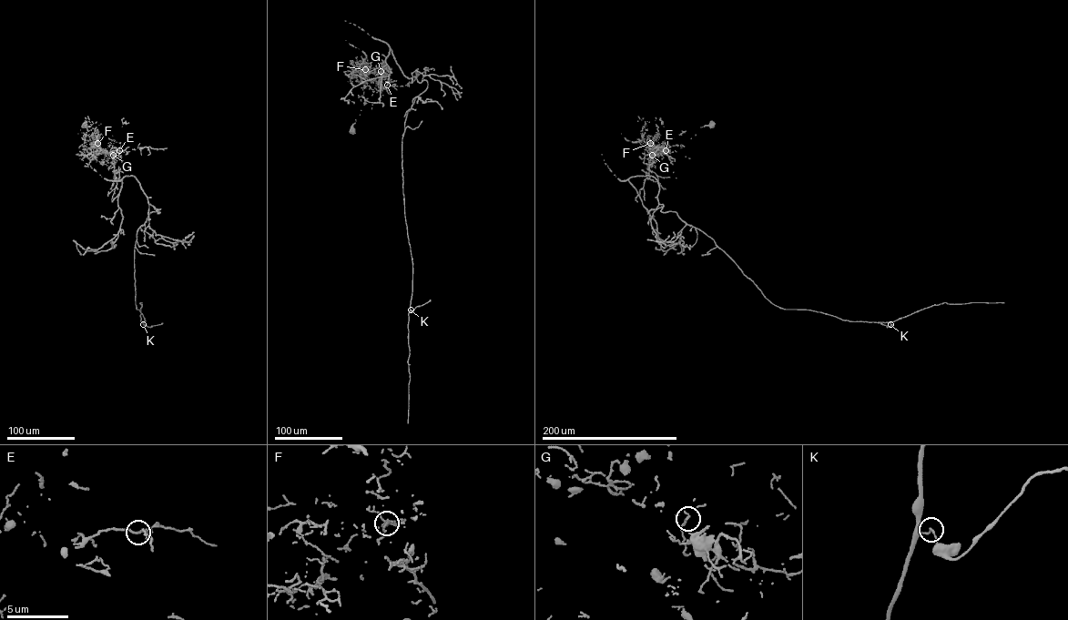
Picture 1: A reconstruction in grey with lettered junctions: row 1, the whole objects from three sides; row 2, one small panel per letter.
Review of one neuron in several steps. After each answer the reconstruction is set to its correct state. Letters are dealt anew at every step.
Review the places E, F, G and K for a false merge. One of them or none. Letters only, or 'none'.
none

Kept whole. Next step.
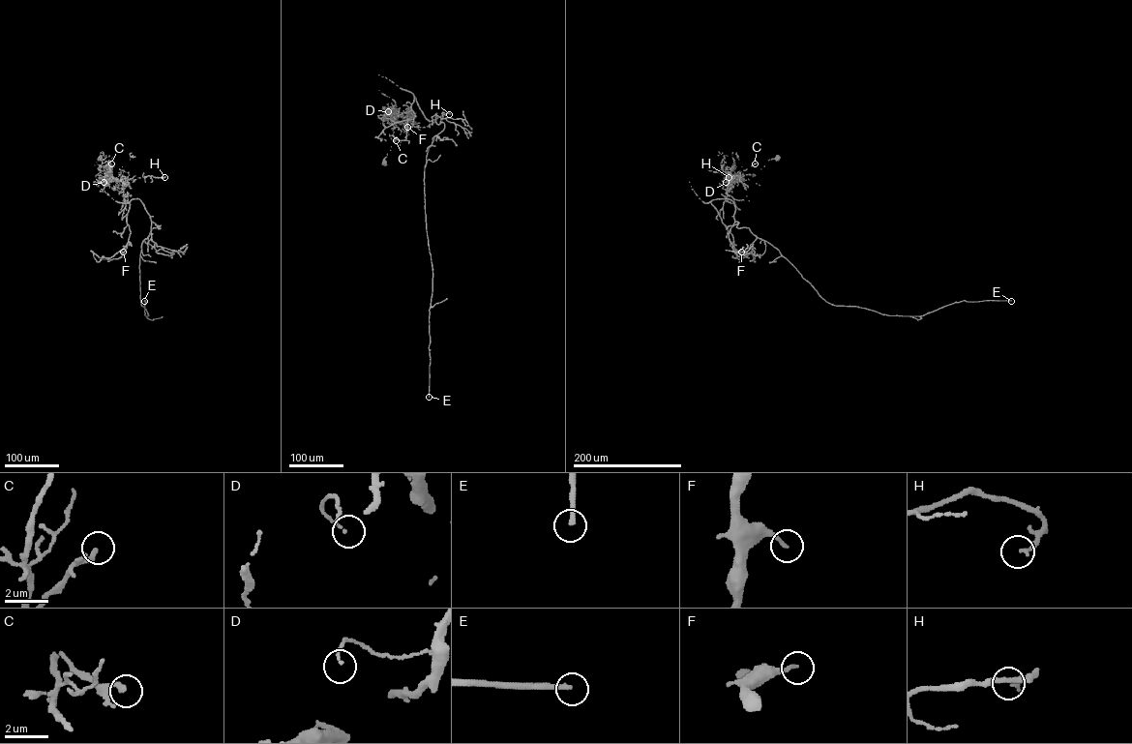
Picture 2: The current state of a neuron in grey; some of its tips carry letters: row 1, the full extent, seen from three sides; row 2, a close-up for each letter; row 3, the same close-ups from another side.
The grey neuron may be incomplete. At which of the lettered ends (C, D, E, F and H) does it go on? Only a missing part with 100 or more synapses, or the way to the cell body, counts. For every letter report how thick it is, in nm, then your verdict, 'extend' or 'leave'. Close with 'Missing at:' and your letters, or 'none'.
C: 240 nm thick; leave
D: 110 nm thick; leave
E: 220 nm thick; extend
F: 160 nm thick; leave
H: 180 nm thick; leave
Missing at: E

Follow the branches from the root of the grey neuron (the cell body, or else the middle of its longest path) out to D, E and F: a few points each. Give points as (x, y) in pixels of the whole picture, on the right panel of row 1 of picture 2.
D: (777, 158), (772, 159), (755, 175), (729, 175), (726, 182)
E: (777, 158), (729, 175), (718, 212), (710, 202), (731, 200), (736, 227), (826, 301), (919, 316), (1011, 301)
F: (777, 158), (755, 175), (729, 175), (728, 199), (718, 212), (732, 236), (733, 251), (741, 252)

